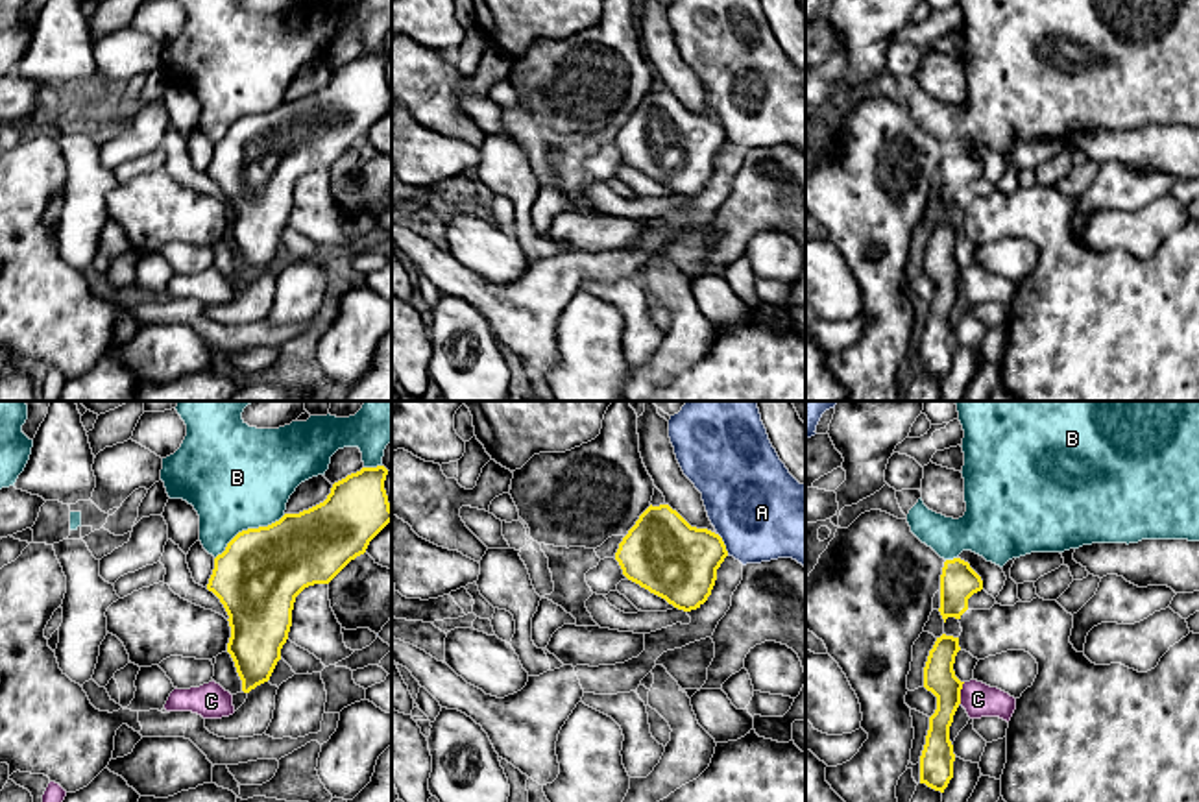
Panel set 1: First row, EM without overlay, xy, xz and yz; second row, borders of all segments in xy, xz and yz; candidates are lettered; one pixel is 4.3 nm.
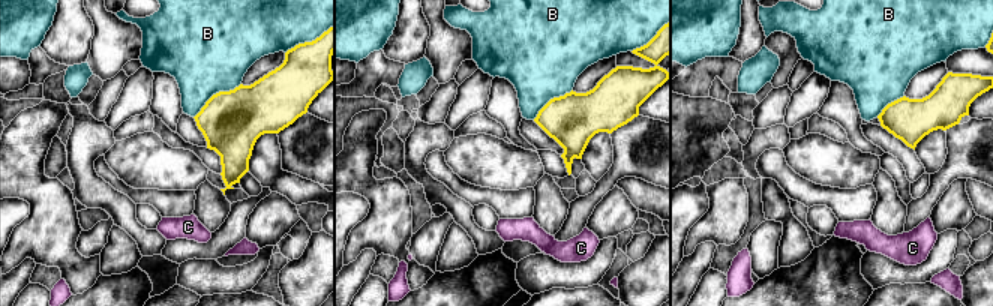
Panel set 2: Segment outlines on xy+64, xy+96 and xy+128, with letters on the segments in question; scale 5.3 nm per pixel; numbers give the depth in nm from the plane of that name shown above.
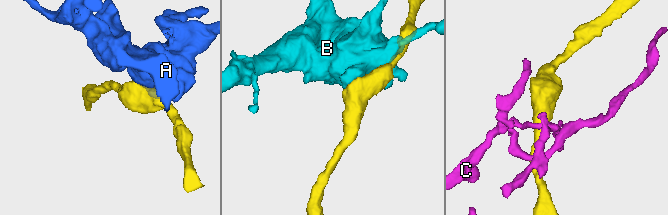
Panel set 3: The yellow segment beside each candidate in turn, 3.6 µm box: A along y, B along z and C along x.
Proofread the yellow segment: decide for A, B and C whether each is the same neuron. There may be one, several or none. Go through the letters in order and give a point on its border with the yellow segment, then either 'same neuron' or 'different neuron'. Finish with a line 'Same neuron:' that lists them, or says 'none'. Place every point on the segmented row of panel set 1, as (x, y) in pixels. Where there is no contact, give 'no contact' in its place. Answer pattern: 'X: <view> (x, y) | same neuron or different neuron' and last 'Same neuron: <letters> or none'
A: xz (723, 544) | different neuron
B: xy (248, 529) | different neuron
C: yz (959, 693) | different neuron
Same neuron: none

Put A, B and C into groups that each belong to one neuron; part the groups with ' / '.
A / B / C

